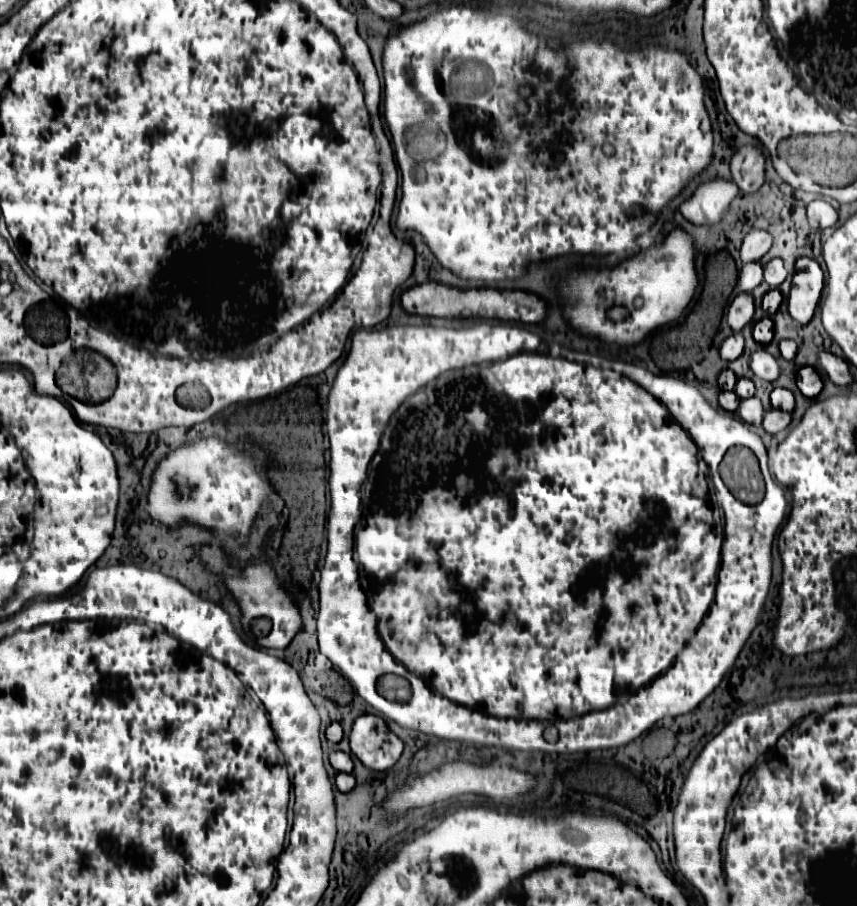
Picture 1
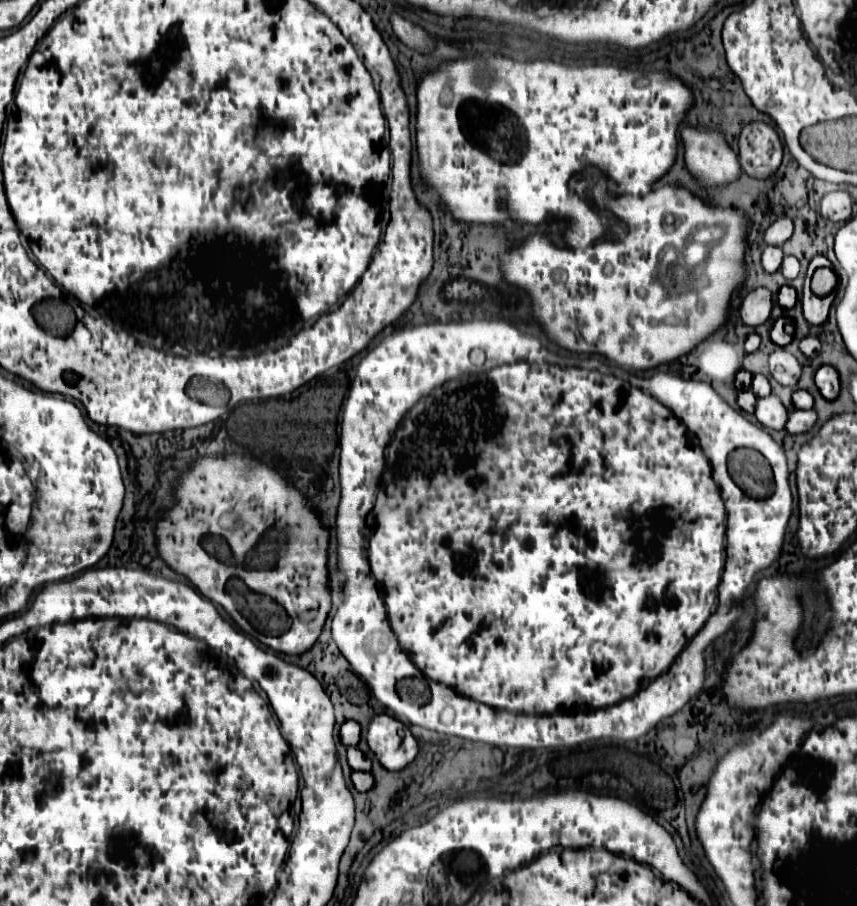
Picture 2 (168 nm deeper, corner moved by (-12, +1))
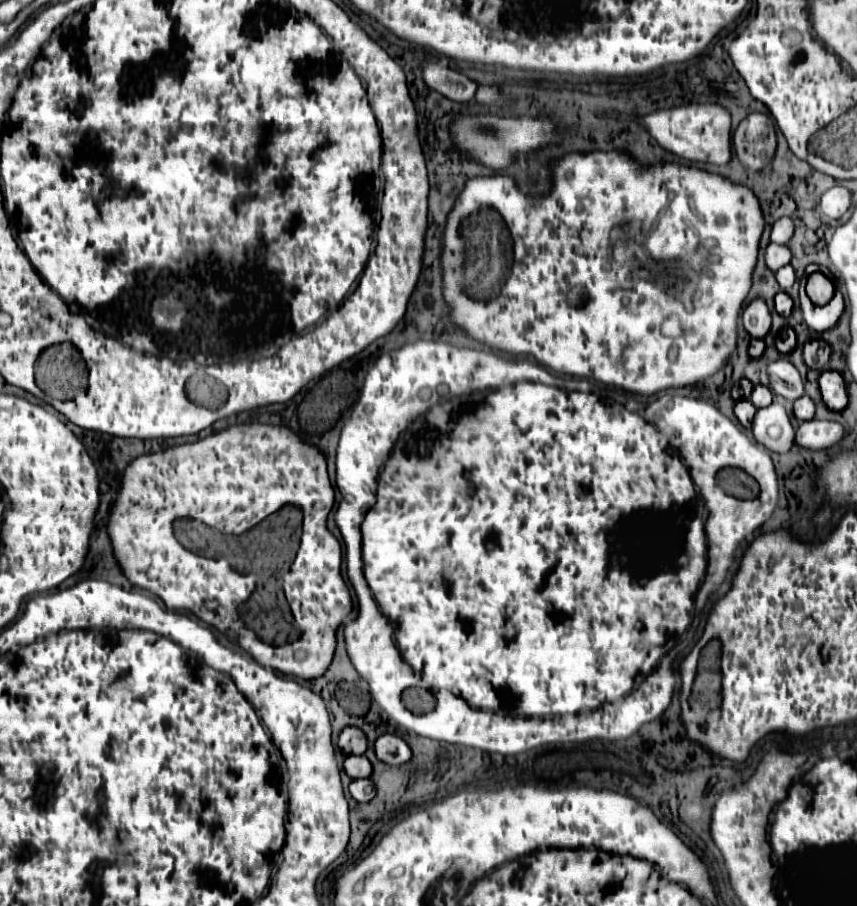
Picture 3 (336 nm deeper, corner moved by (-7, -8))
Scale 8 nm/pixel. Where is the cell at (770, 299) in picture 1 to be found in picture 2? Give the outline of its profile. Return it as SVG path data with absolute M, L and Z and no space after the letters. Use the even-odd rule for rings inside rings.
M783 286L783 288L779 290L779 296L777 296L779 306L783 306L783 308L793 308L795 300L797 300L797 292L795 292L795 288L791 288L791 286Z

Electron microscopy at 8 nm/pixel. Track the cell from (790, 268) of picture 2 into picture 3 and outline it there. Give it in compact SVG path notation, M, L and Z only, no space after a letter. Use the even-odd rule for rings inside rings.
M792 265L780 267L780 269L776 271L776 281L780 283L782 291L788 291L788 289L792 287L792 283L794 283L794 269L792 269Z

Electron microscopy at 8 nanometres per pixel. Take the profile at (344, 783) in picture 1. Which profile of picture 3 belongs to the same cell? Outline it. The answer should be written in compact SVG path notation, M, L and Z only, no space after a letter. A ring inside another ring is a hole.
M352 779L350 783L350 795L360 801L366 803L374 797L374 783L370 779Z

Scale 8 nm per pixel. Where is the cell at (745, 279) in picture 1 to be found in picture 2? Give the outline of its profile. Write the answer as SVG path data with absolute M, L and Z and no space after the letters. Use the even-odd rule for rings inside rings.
M767 246L765 250L763 250L763 256L761 256L761 264L763 264L763 270L765 272L777 272L779 270L779 266L781 266L781 262L783 262L783 250L781 250L781 246Z

